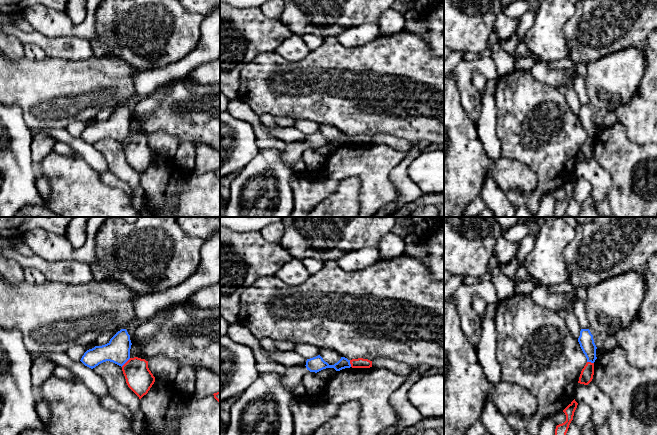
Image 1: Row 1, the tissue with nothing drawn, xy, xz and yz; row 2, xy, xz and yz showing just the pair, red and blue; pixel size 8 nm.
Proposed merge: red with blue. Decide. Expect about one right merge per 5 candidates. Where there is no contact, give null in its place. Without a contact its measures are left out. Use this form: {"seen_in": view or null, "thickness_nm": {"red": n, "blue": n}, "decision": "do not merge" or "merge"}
{"seen_in": "xy", "thickness_nm": {"red": 220, "blue": 190}, "decision": "do not merge"}

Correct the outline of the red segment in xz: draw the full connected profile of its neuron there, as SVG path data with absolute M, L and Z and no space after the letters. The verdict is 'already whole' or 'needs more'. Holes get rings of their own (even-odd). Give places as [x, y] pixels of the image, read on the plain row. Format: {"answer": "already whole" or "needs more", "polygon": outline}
{"answer": "already whole", "polygon": "M358 134L350 136L352 144L370 144L372 143L372 137L368 135Z"}

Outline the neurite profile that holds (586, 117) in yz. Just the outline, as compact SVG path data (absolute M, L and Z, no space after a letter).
M581 105L580 112L578 114L580 123L587 134L587 138L594 139L596 133L596 121L594 119L593 111L589 105Z

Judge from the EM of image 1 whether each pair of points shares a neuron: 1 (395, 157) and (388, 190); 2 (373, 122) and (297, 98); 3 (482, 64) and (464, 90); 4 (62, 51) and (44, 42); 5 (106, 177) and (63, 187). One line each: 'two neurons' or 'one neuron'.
1: one neuron
2: one neuron
3: one neuron
4: one neuron
5: two neurons

